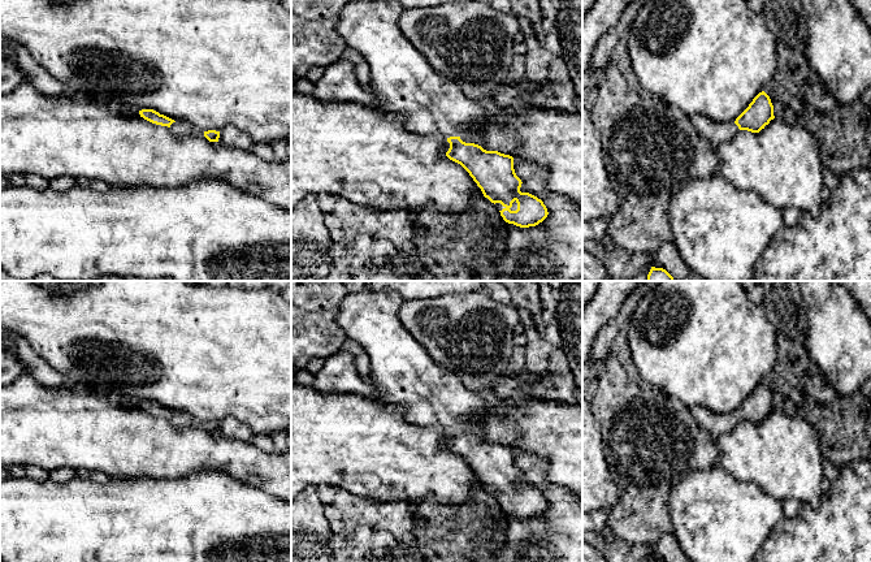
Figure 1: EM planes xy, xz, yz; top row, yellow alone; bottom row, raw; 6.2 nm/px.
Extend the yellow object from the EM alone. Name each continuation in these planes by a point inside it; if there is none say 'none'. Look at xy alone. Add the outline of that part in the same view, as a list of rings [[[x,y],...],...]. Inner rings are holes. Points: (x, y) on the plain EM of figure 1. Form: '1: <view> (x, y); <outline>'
1: xy (180, 420); [[[176,412],[170,416],[169,420],[177,428],[186,428],[186,427],[204,428],[204,423],[199,422],[198,419],[192,418],[191,415]]]

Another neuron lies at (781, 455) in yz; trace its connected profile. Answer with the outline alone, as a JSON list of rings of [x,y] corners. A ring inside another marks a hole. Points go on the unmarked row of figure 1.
[[[774,410],[759,424],[740,422],[715,441],[718,464],[736,480],[757,484],[766,494],[783,502],[798,500],[816,509],[823,496],[823,458],[812,427],[800,416]]]

